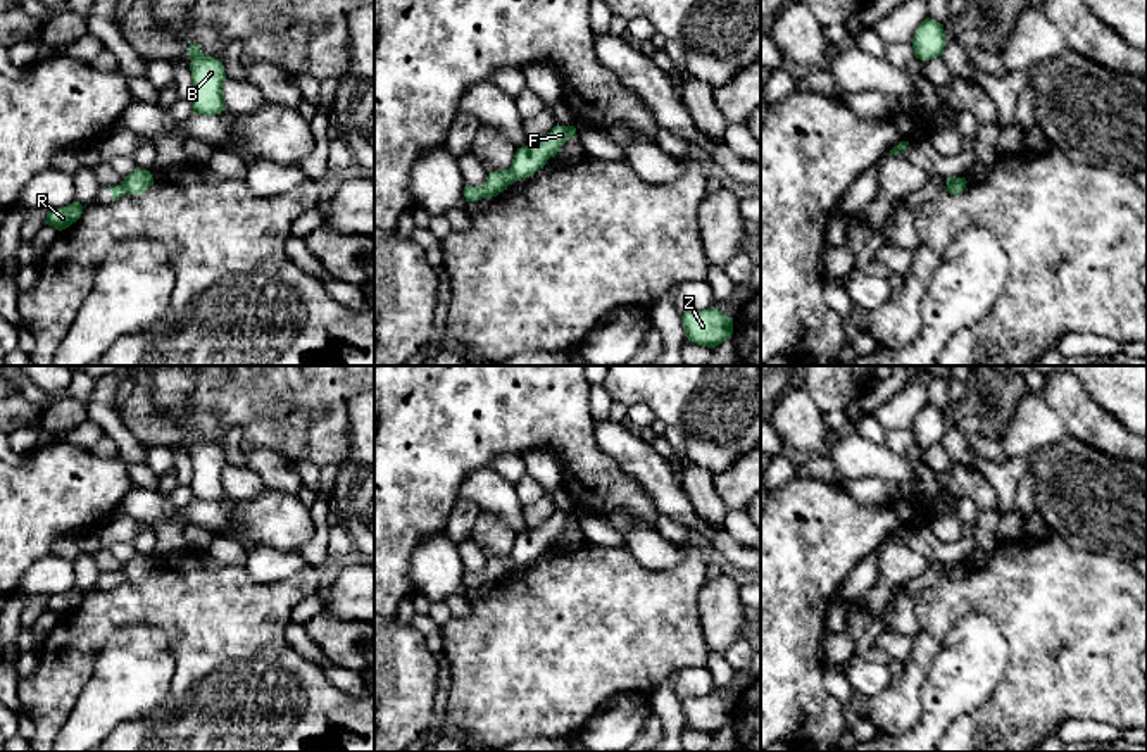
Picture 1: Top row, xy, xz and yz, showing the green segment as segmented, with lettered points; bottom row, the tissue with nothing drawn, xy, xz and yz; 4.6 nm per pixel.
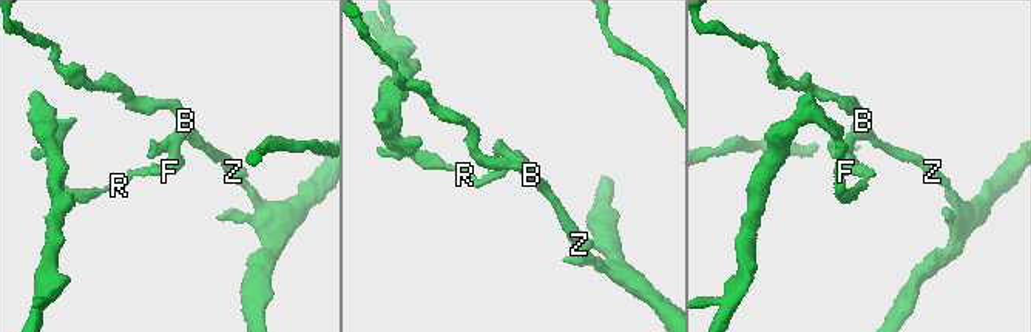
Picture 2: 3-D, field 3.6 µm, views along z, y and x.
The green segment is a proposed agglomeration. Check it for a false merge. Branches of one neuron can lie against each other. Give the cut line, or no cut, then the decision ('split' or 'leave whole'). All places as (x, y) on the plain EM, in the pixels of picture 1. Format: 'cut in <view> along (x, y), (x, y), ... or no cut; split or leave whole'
cut in xz along (509, 556), (516, 566); split

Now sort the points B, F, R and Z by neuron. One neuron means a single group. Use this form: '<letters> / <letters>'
B F Z / R

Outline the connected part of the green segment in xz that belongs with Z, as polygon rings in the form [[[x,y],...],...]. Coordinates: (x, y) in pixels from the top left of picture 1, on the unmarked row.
[[[714,693],[686,699],[681,705],[686,724],[707,735],[716,735],[733,721],[733,704]]]

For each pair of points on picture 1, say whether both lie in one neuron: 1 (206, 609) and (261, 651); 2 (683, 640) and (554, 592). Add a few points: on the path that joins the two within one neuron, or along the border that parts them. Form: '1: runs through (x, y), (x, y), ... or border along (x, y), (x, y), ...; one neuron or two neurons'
1: runs through (219, 623), (247, 651); one neuron
2: runs through (651, 626), (587, 623); one neuron

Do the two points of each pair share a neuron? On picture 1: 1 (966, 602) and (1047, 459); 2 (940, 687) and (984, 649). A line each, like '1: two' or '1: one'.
1: two
2: one

